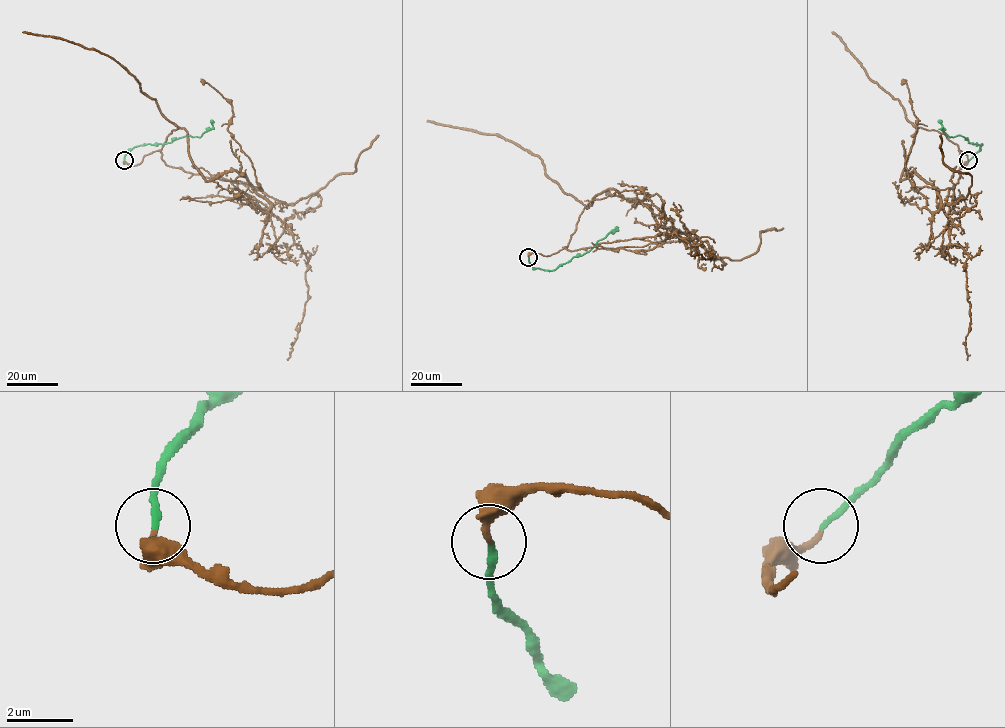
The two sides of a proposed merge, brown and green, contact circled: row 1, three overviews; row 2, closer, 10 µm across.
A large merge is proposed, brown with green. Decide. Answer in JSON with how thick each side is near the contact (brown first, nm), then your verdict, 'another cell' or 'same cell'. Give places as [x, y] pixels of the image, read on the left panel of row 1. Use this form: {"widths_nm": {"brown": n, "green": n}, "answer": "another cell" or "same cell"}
{"widths_nm": {"brown": 200, "green": 190}, "answer": "same cell"}

